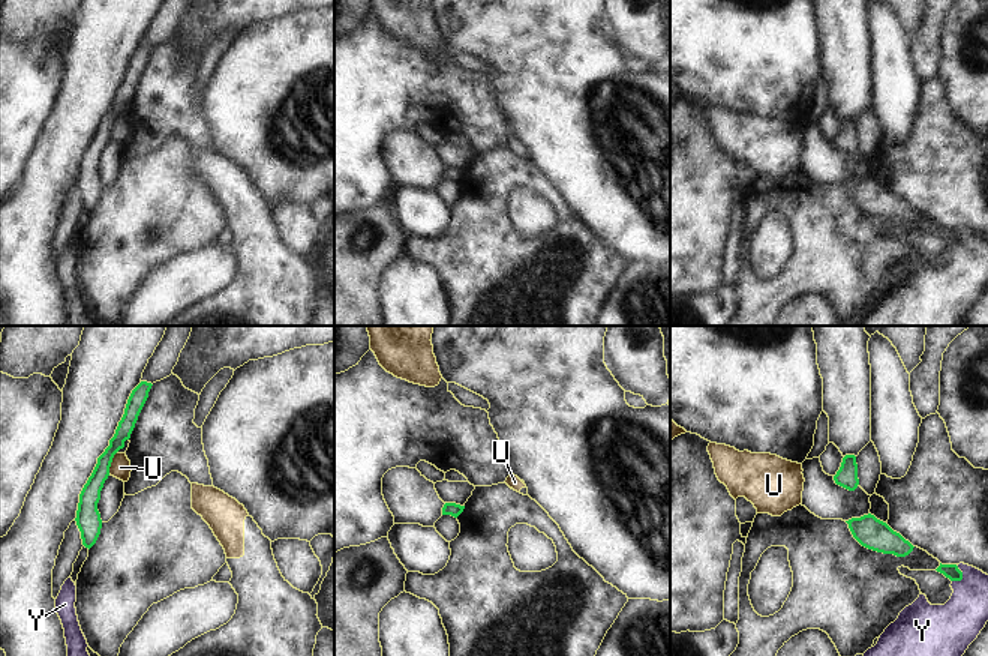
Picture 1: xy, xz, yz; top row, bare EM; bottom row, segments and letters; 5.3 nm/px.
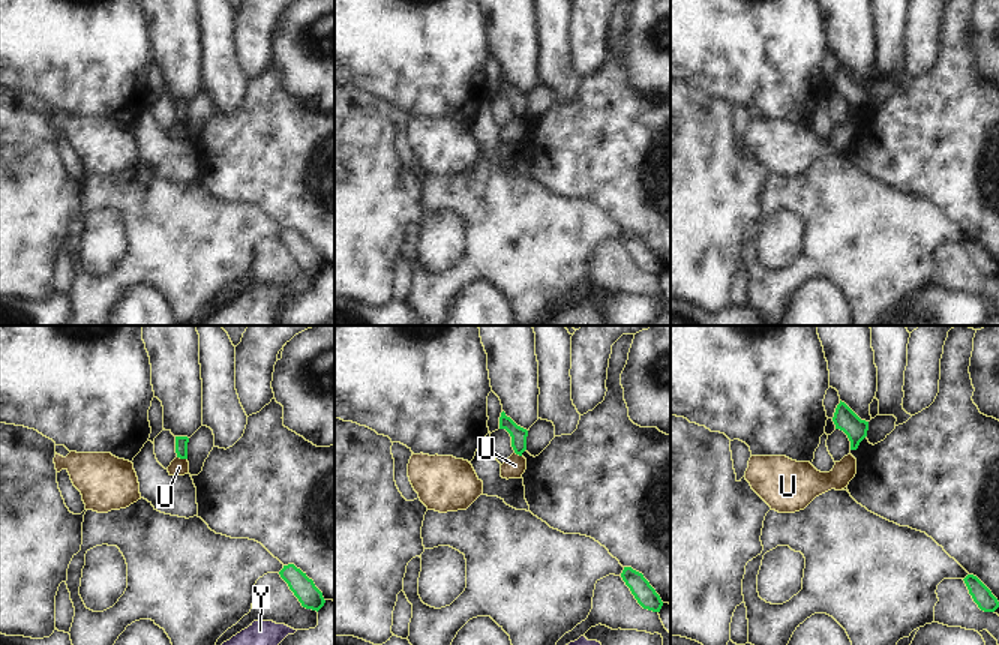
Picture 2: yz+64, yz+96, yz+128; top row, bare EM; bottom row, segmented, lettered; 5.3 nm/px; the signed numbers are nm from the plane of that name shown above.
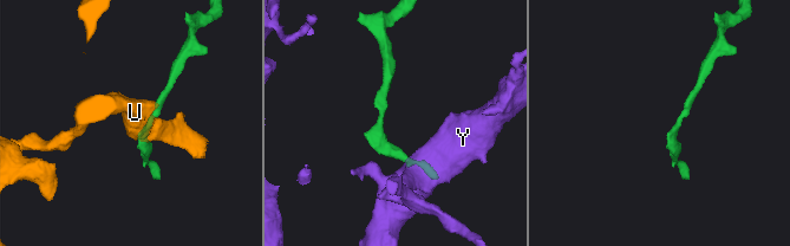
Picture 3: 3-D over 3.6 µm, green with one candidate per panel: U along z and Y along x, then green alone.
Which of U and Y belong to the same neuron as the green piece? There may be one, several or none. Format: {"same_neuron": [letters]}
{"same_neuron": []}

